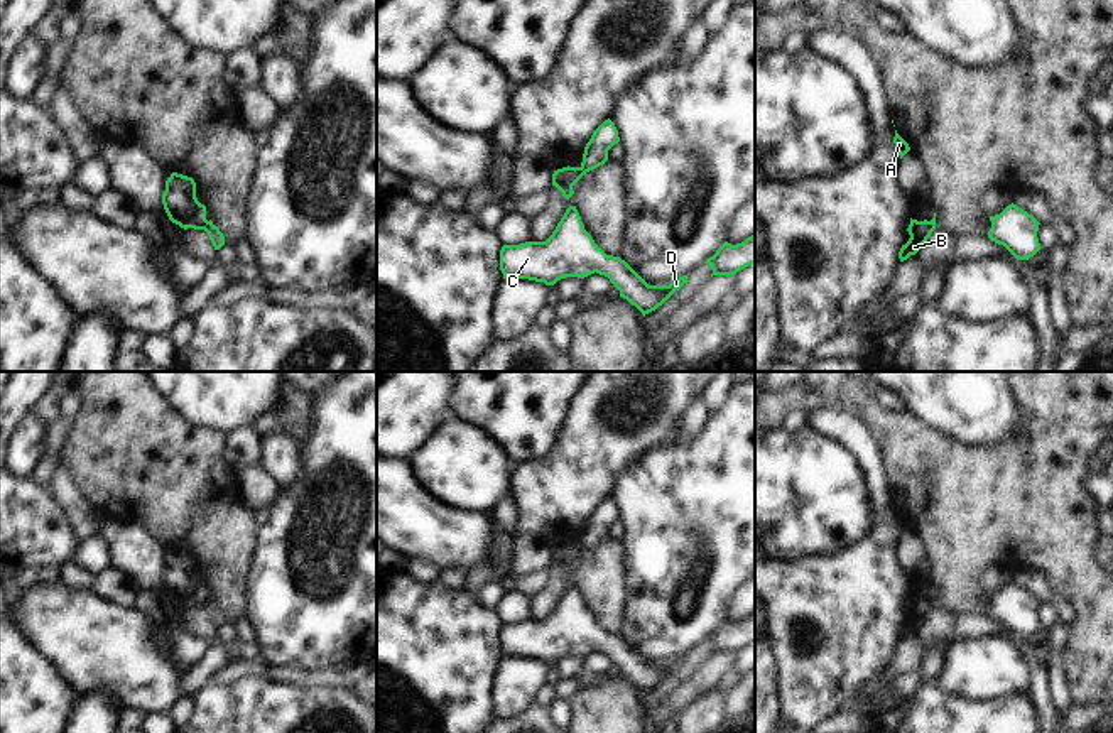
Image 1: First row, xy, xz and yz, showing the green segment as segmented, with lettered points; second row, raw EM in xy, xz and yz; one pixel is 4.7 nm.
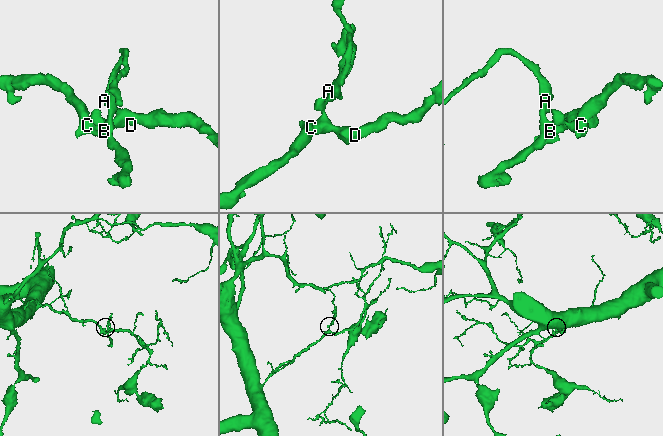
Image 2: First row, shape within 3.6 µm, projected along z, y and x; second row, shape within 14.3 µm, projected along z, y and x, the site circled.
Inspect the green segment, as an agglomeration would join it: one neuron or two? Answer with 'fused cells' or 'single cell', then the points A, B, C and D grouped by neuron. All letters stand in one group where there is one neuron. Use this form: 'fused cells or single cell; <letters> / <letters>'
fused cells; A B / C D

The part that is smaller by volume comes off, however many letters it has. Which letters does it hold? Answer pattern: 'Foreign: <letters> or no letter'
Foreign: A, B

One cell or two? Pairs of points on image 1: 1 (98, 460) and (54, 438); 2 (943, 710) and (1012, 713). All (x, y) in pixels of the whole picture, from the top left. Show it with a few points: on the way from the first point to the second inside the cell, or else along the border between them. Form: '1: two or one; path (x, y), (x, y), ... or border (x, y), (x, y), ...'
1: two; border (71, 424), (71, 438), (61, 450), (58, 463)
2: one; path (960, 715), (995, 715)

